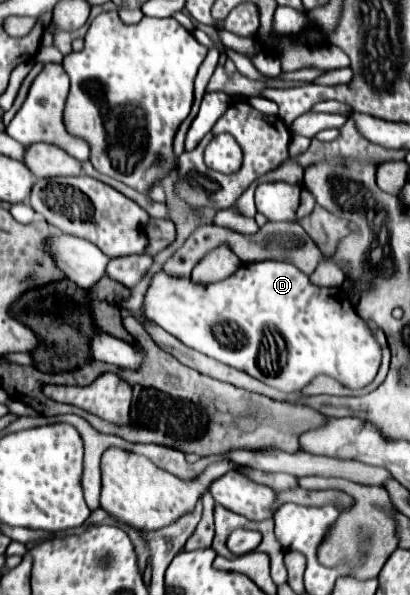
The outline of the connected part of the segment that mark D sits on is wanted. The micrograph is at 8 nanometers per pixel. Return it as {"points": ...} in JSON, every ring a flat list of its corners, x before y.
{"points":[[289,262,241,264,233,276,213,284,193,284,191,278,169,276,159,270,145,292,143,314,189,348,243,370,281,392,301,392,319,374,333,376,347,388,363,388,373,382,381,364,381,346,367,322,357,316,349,296,341,288,313,286,307,274]]}

